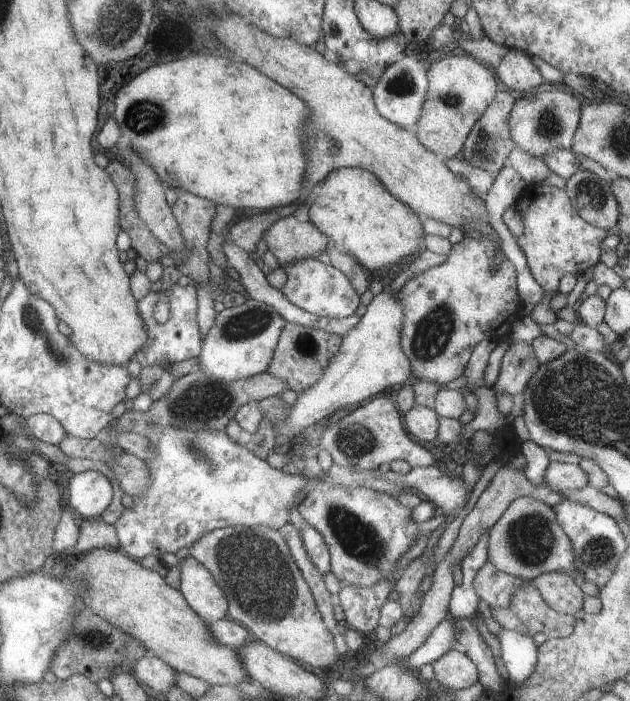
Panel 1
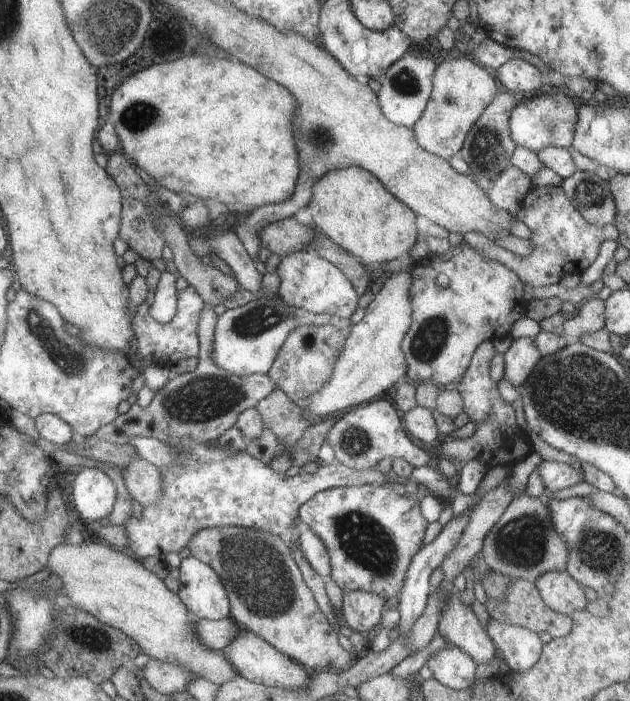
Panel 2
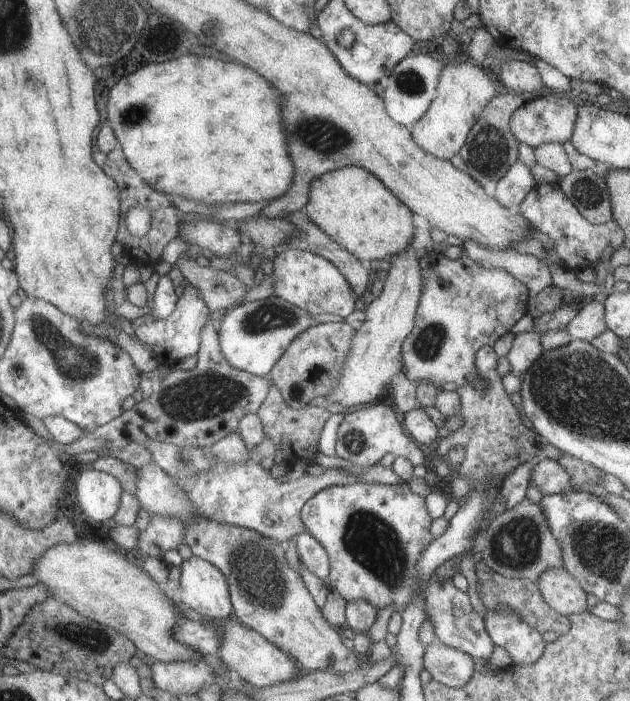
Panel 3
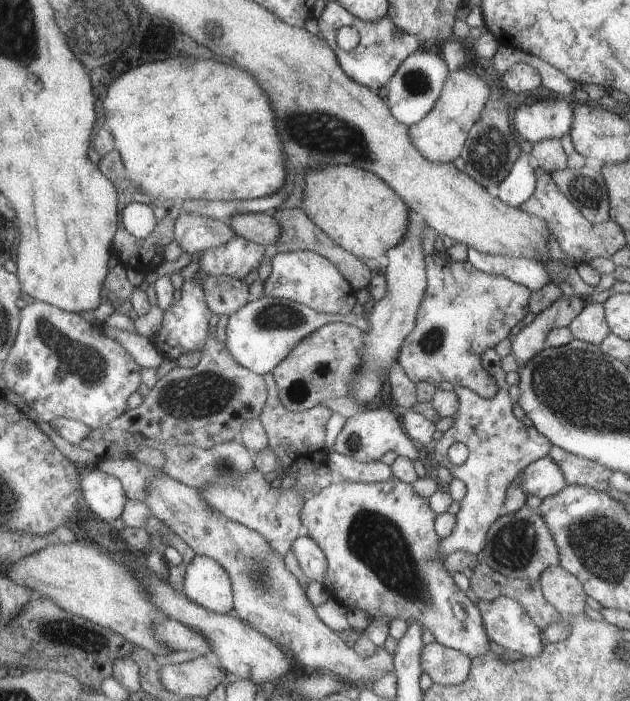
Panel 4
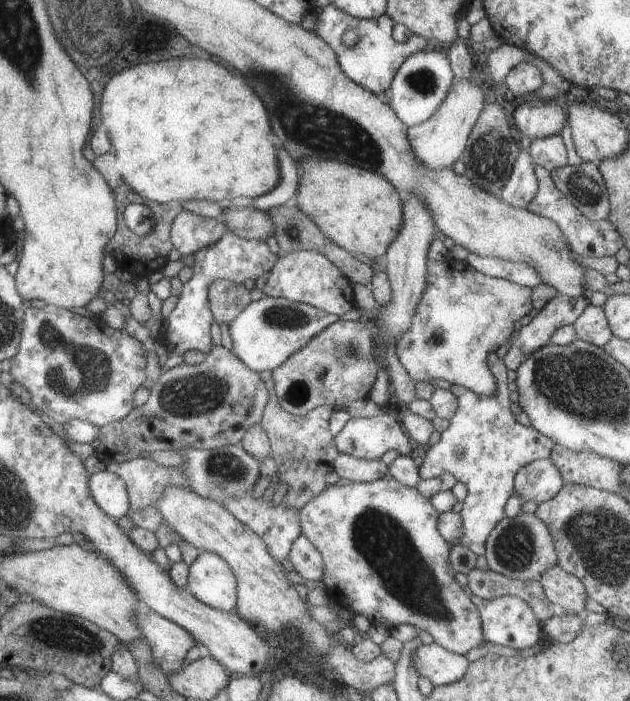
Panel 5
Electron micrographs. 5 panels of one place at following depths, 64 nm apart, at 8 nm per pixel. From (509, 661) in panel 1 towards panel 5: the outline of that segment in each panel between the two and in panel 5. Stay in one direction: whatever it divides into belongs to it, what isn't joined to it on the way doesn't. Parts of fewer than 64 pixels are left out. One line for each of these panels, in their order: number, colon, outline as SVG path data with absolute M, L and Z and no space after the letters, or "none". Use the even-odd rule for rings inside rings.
2: M489 620L485 630L493 640L497 652L503 654L509 672L525 672L541 658L545 642L539 640L537 632L531 632L523 626L503 624L499 620Z
3: M511 608L487 610L483 620L491 642L509 652L509 656L513 658L511 664L529 666L543 654L543 634L525 624L525 620L519 618Z
4: M497 598L493 602L477 602L477 612L489 642L507 652L517 652L523 658L533 658L543 650L541 630L535 628L523 606L511 598Z
5: M469 596L473 606L477 608L479 614L479 622L481 622L481 632L483 632L483 644L497 644L497 646L505 646L511 650L525 650L525 648L533 648L537 644L545 644L543 642L543 628L535 614L531 612L531 608L515 598L515 596L503 596L503 598L495 598L495 600L479 600L475 596Z

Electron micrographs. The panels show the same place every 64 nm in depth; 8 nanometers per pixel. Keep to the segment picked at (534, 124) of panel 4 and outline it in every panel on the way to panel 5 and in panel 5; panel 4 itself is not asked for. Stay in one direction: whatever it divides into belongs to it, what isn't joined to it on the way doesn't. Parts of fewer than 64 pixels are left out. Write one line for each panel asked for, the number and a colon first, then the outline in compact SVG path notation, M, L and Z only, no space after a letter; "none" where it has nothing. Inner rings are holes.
5: M539 100L533 104L523 102L513 112L513 120L515 128L529 140L559 136L559 132L567 126L567 114L555 100Z

